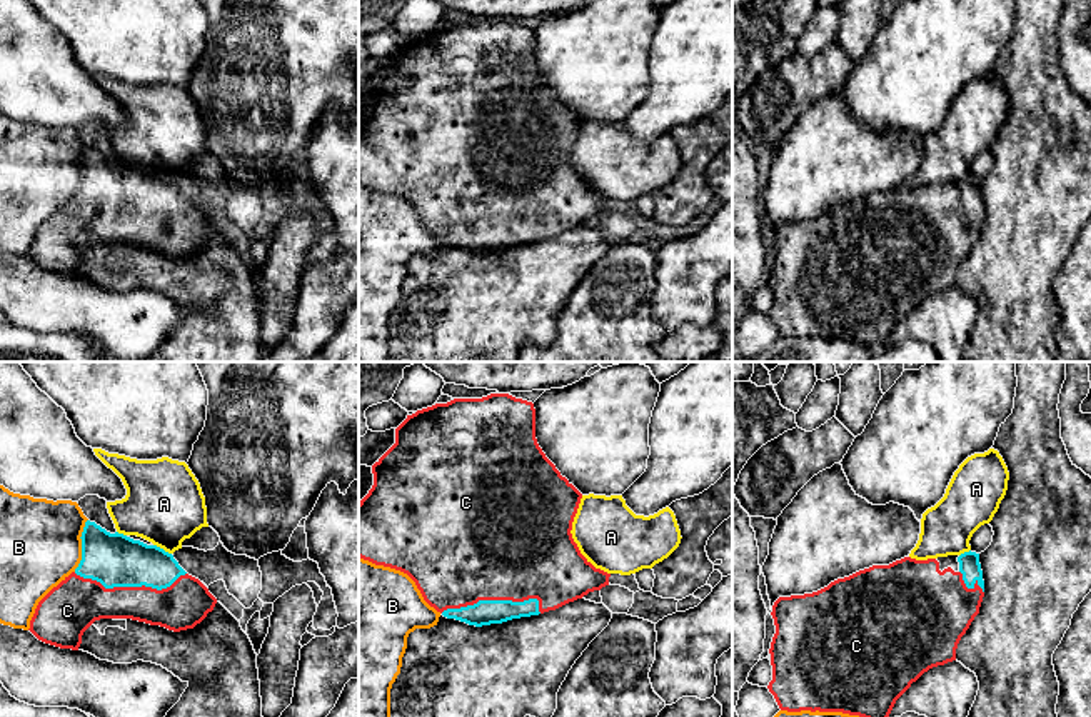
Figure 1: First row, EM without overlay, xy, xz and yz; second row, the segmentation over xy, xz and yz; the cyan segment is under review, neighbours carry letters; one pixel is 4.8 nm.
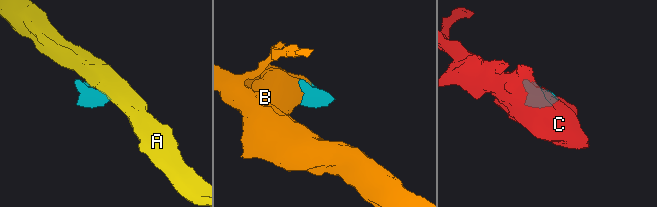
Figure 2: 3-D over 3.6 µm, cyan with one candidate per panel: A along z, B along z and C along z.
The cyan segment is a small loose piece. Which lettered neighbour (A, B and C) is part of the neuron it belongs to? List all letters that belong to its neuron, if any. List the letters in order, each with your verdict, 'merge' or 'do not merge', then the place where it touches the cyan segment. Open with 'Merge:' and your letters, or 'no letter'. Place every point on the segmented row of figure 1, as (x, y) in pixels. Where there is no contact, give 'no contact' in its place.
Merge: C
A: do not merge; contact xy (162, 549)
B: do not merge; contact xy (82, 546)
C: merge; contact xy (130, 586)

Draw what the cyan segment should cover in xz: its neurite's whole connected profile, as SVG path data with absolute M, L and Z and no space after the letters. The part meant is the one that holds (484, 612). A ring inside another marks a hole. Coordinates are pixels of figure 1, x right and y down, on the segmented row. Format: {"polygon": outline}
{"polygon": "M490 394L482 399L454 399L447 404L417 410L395 429L395 444L372 465L374 485L359 502L359 557L375 565L407 574L424 600L447 619L482 627L512 619L539 615L582 599L609 585L611 574L596 569L572 539L572 522L582 494L546 457L535 439L535 409L532 402L509 394Z"}

